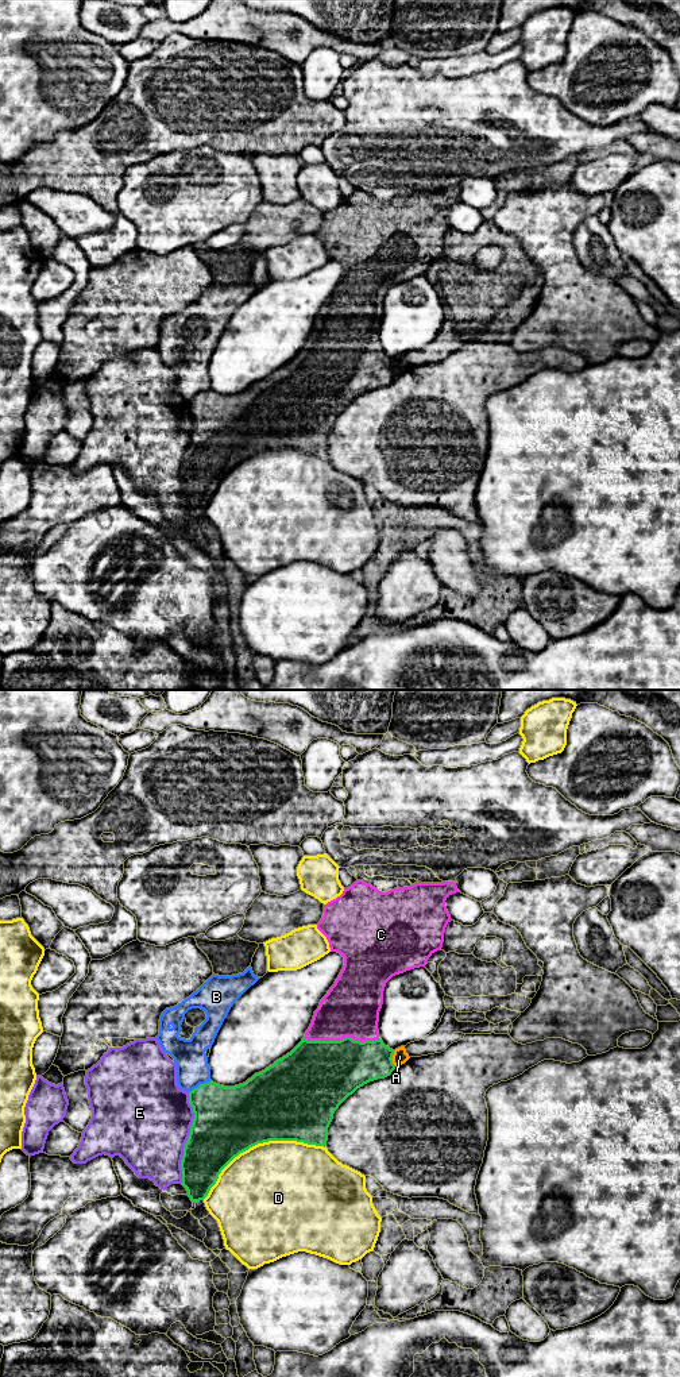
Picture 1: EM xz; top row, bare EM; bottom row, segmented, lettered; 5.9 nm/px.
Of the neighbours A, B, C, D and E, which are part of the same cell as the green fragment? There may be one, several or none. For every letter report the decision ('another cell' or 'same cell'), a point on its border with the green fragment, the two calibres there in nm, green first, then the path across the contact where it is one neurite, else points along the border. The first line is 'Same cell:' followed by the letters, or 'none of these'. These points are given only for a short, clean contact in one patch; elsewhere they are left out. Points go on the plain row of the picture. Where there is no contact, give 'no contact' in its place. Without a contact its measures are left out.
Same cell: C
A: another cell; contact xz (391, 366); calibres 280 and 90 nm; border xz (393, 359), (391, 369), (395, 374)
B: another cell; contact xz (200, 393); calibres 360 and 190 nm; border xz (211, 389), (199, 393), (189, 401)
C: same cell; contact xz (342, 348); calibres 420 and 340 nm
D: another cell; contact xz (258, 451); calibres 440 and 480 nm
E: another cell; contact xz (188, 447); calibres 380 and 500 nm

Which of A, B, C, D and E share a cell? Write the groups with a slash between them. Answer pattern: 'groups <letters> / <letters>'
groups A / B / C / D / E

